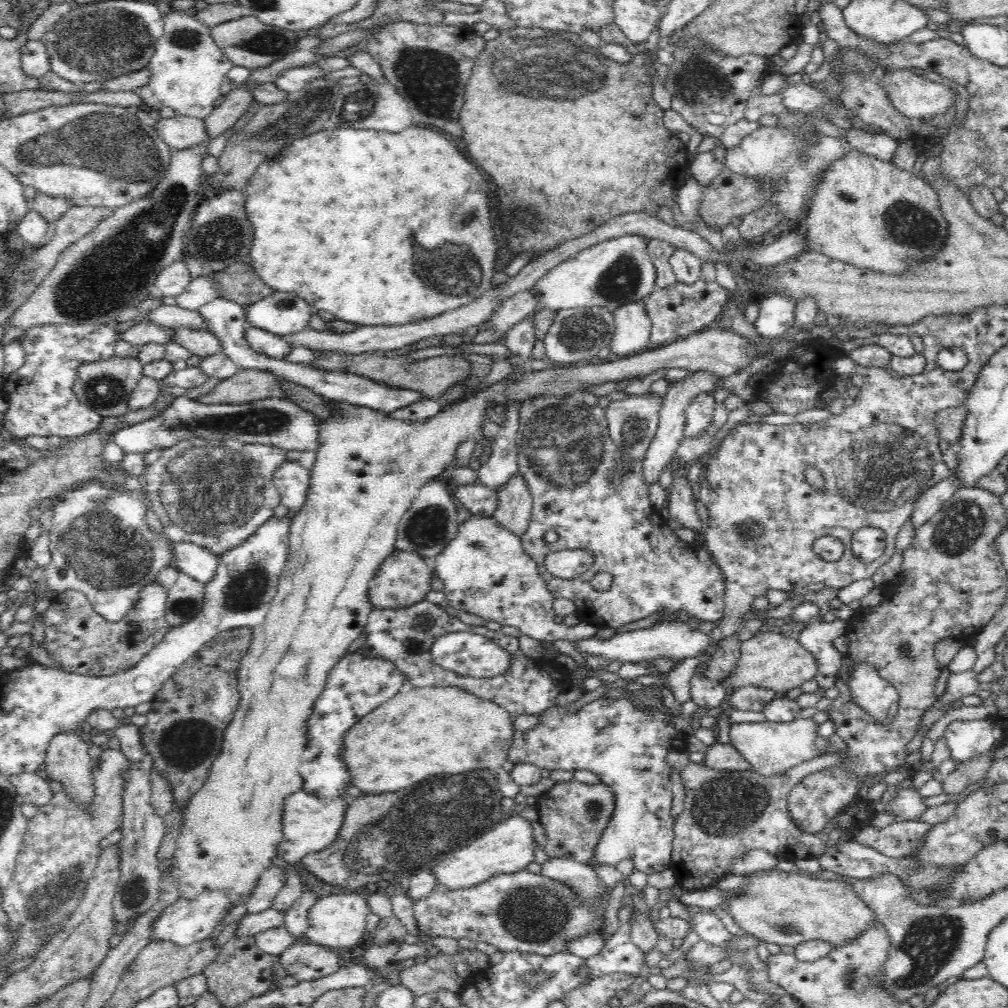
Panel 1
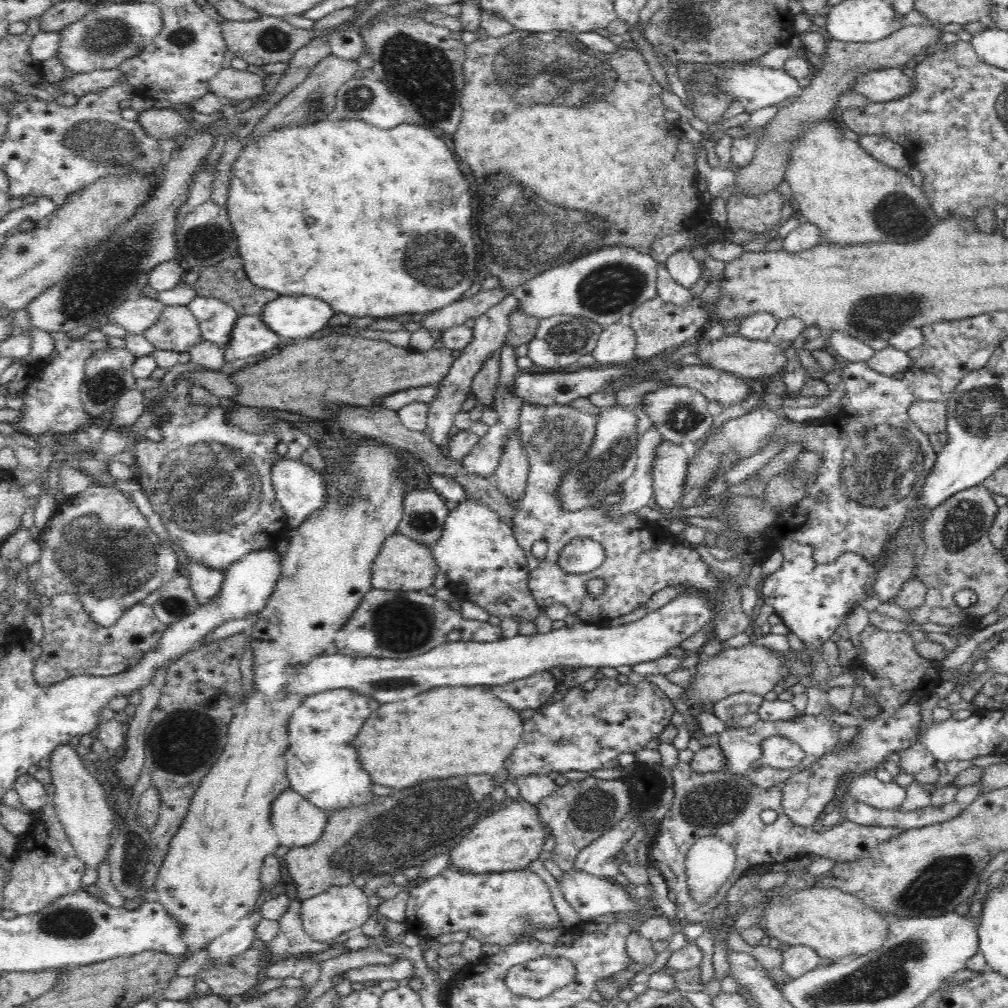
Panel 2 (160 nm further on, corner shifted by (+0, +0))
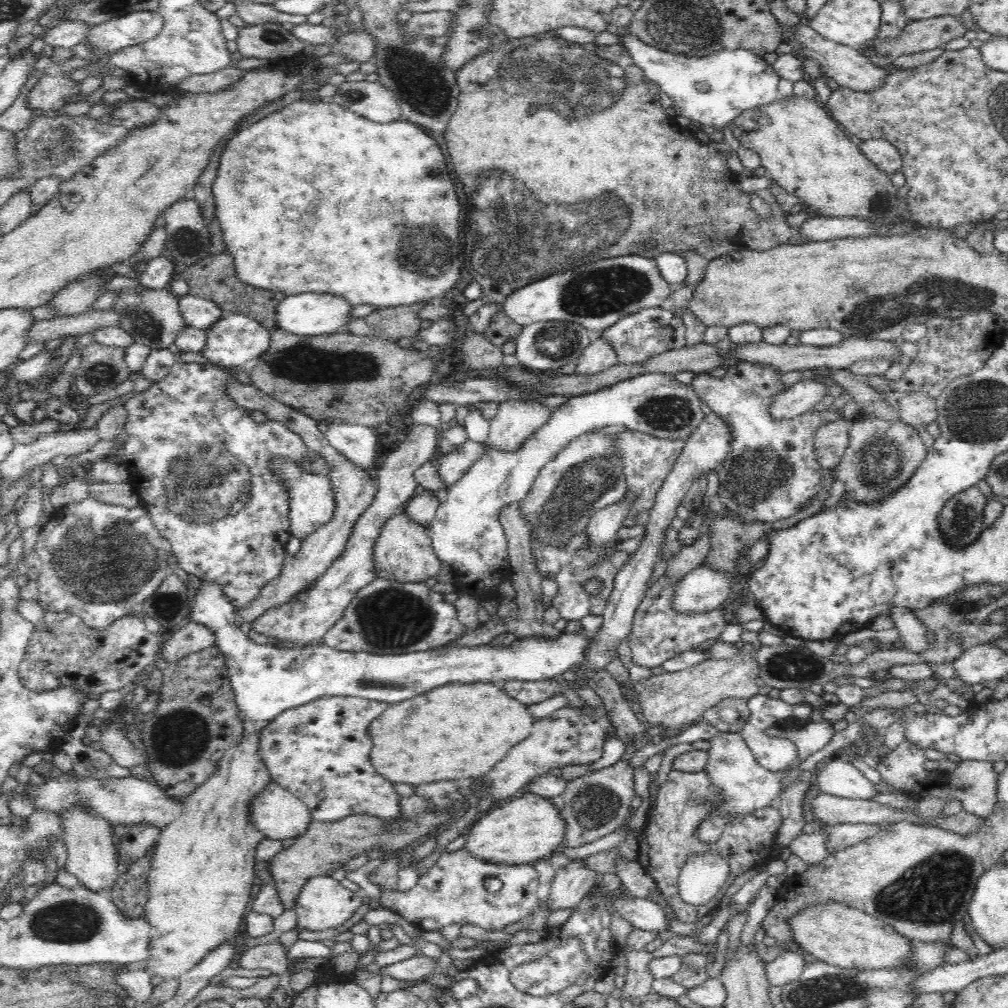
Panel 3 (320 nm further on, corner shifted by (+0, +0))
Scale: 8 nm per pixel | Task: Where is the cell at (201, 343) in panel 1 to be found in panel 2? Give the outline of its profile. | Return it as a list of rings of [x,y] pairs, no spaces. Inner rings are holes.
[[[166,305],[158,320],[147,328],[143,335],[151,342],[156,349],[176,350],[178,352],[187,351],[192,345],[199,343],[203,338],[197,318],[193,312],[186,306]]]

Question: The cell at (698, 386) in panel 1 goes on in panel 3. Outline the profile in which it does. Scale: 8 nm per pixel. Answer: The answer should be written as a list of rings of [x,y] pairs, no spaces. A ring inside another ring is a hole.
[[[628,493],[620,502],[613,503],[593,514],[585,528],[585,535],[594,549],[600,544],[614,540],[617,532],[624,527],[622,522],[629,515],[632,504],[636,502],[634,493]]]

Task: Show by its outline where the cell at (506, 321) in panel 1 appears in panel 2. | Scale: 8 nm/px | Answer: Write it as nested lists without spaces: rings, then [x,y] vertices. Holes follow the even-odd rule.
[[[506,295],[497,305],[492,306],[486,313],[474,319],[473,337],[468,346],[465,346],[460,353],[460,356],[452,363],[448,374],[441,380],[442,386],[438,390],[438,396],[429,403],[429,418],[427,420],[426,429],[423,431],[432,443],[445,447],[449,438],[448,434],[452,426],[454,426],[454,419],[460,409],[462,403],[468,394],[471,392],[471,384],[473,376],[482,368],[483,362],[493,352],[500,351],[504,344],[506,335],[509,331],[508,315],[512,311],[519,310],[519,300],[513,295]]]

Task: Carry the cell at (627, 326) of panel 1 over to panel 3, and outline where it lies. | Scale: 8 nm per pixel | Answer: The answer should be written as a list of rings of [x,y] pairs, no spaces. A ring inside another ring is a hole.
[[[596,339],[582,351],[573,374],[582,376],[598,374],[614,365],[618,365],[615,348],[605,340]]]

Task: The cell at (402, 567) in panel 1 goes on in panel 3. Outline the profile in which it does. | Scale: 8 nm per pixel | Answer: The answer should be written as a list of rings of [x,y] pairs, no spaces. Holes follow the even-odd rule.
[[[404,510],[390,517],[382,526],[373,546],[376,576],[390,581],[422,582],[440,573],[442,563],[433,550],[428,528],[410,519]]]

